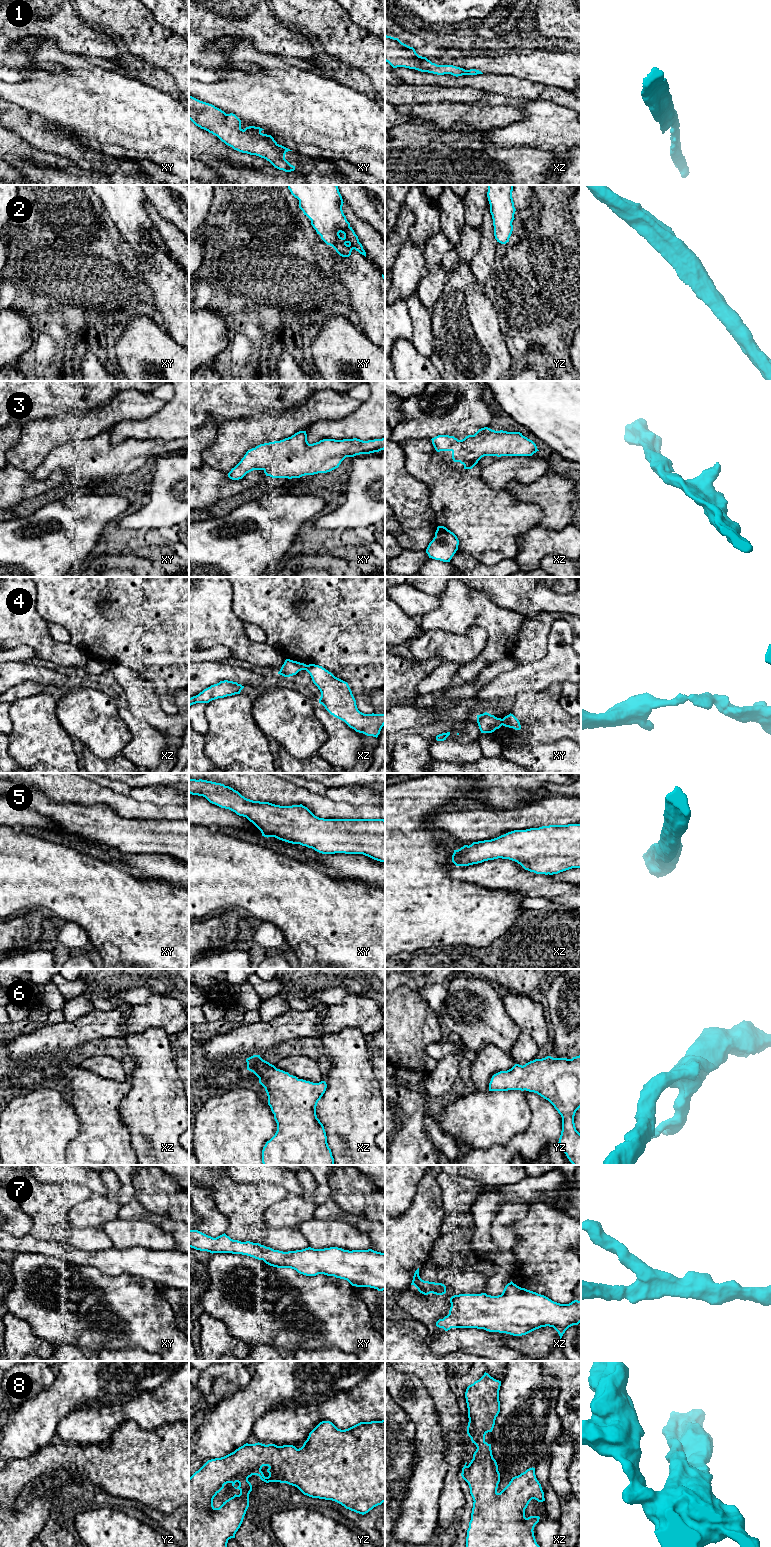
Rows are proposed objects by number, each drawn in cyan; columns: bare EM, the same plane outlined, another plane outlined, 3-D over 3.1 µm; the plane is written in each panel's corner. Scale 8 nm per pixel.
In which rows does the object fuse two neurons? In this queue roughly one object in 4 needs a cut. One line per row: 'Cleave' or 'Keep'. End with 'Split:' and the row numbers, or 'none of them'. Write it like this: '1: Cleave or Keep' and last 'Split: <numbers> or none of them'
1: Keep
2: Keep
3: Keep
4: Cleave
5: Keep
6: Keep
7: Keep
8: Keep
Split: 4

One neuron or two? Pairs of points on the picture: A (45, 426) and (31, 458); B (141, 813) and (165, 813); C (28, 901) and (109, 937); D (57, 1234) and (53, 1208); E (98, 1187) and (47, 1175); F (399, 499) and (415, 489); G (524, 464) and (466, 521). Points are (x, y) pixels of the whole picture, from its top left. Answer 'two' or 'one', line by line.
A: one
B: one
C: one
D: one
E: one
F: one
G: two

